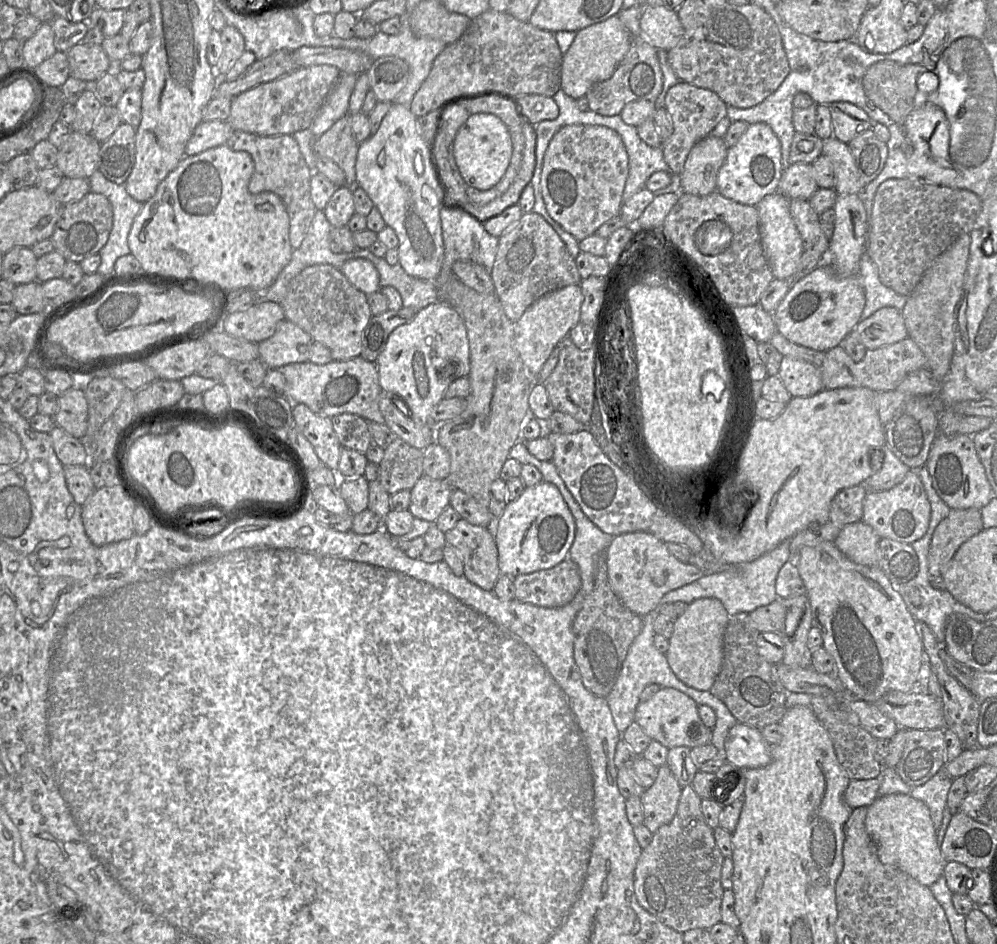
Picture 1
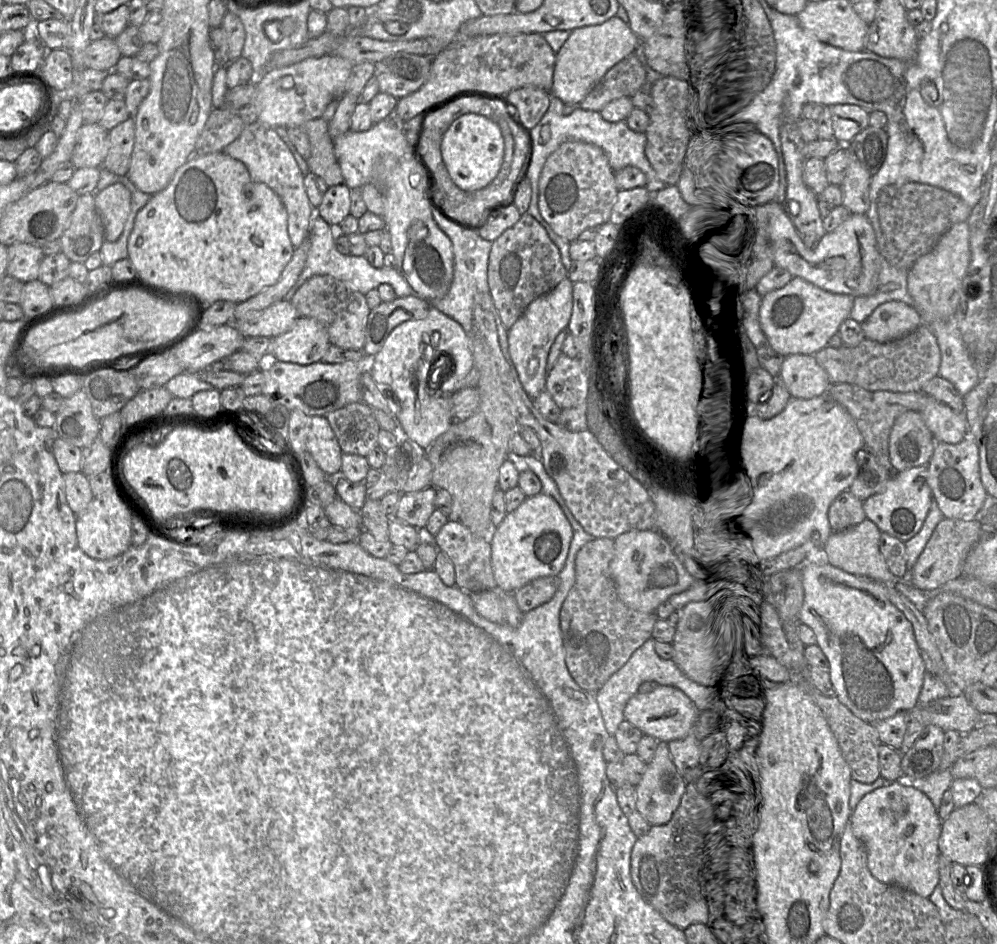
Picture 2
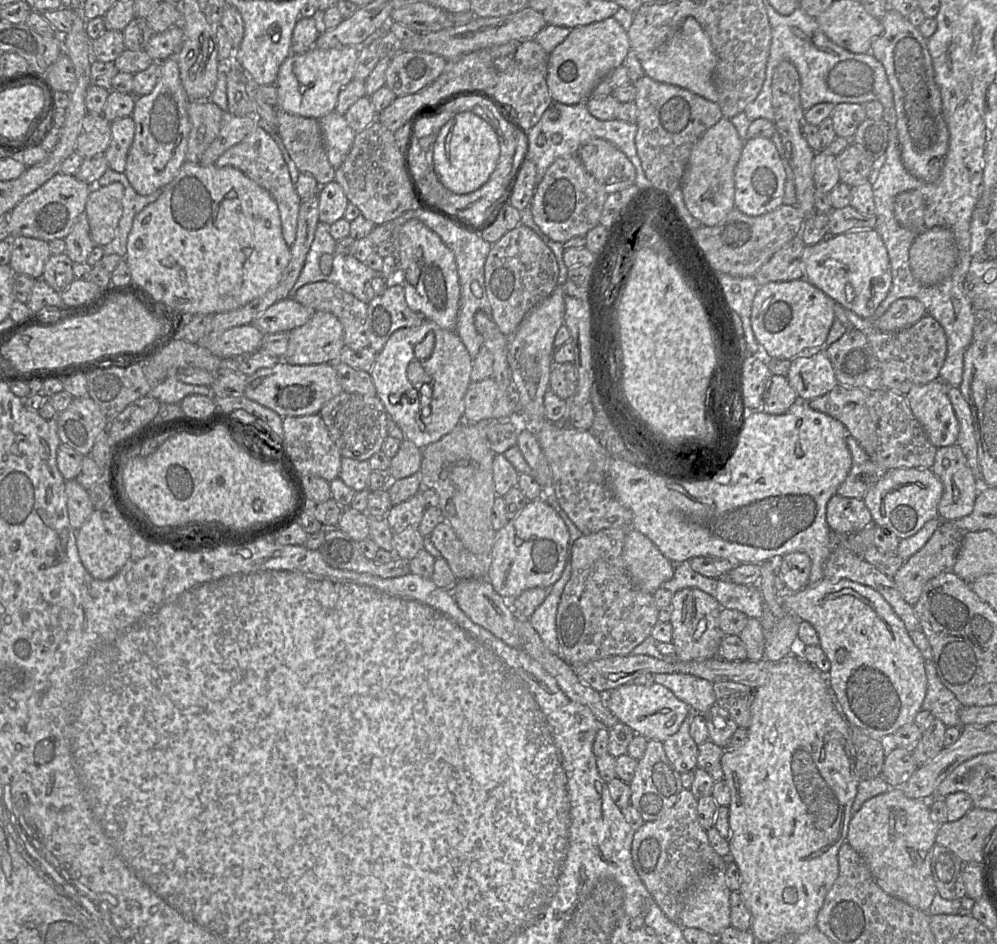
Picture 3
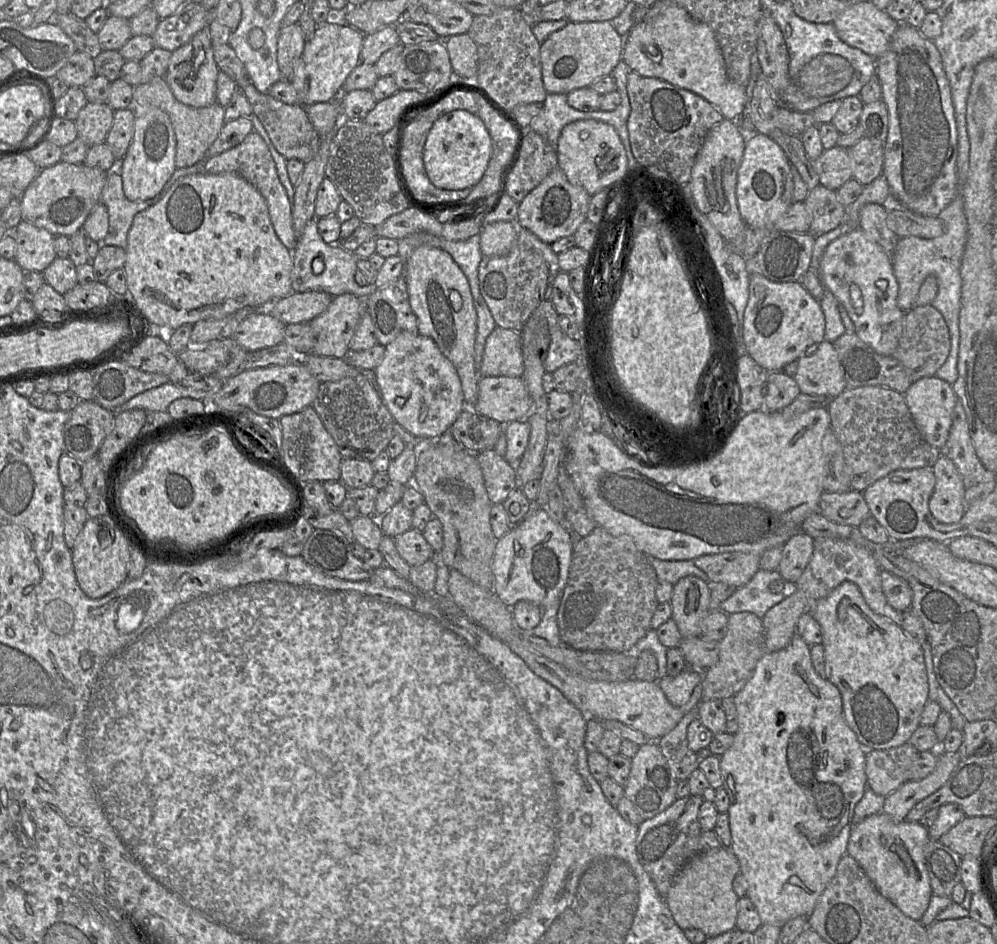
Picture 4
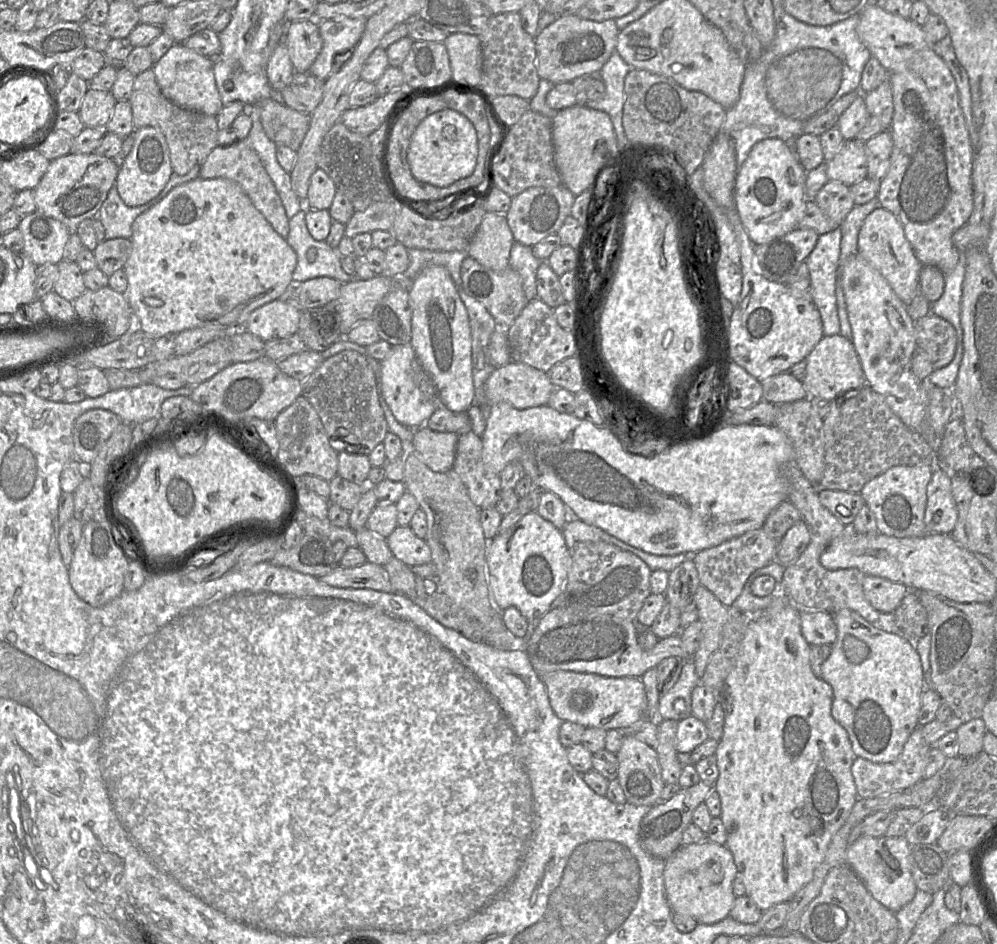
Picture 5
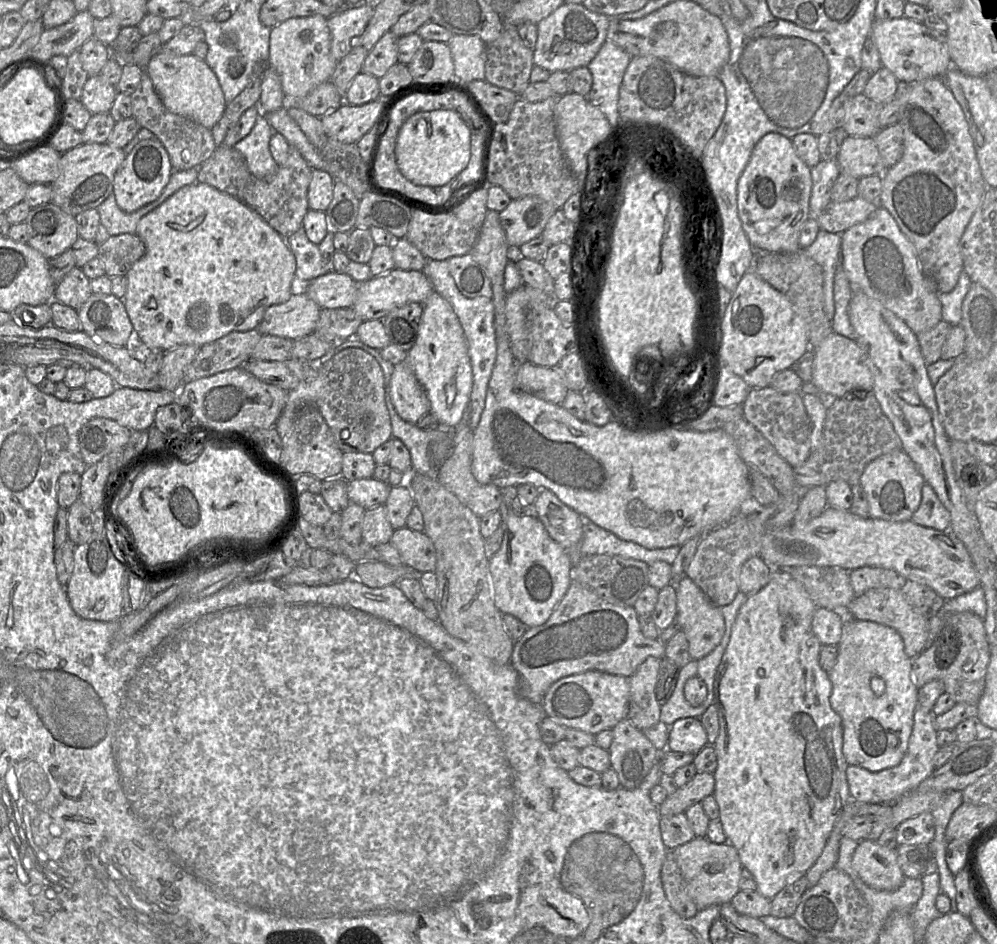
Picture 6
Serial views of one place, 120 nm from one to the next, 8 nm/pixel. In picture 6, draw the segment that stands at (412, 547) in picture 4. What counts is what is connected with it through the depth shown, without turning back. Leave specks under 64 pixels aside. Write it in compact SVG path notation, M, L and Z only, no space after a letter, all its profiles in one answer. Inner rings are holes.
M402 527L394 530L390 543L398 550L402 564L419 573L434 572L436 550L430 538L423 532Z

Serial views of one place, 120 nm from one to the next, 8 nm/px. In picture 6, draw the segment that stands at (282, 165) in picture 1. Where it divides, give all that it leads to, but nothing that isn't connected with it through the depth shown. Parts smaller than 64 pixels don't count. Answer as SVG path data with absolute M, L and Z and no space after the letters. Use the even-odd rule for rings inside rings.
M222 144L198 167L197 181L242 201L242 190L250 181L250 177L244 156L234 147Z

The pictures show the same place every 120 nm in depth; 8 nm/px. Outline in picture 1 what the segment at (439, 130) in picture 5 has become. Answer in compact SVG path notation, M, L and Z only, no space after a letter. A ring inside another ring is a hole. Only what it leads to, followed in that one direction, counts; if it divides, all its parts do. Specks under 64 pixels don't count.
M492 113L471 115L458 130L453 154L464 181L479 190L488 190L504 176L512 157L513 144L506 124Z

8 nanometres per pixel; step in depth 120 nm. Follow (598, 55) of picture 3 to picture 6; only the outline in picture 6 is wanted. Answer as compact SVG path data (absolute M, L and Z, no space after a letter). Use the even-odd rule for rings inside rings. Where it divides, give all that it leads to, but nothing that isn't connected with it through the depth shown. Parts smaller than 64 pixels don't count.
M563 3L537 24L537 42L534 48L534 65L550 73L571 71L587 67L607 39L610 17L592 12L583 4Z

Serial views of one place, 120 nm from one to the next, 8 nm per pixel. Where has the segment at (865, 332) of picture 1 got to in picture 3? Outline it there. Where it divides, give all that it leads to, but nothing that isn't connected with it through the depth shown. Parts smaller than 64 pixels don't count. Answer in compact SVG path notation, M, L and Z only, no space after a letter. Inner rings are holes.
M900 298L882 316L873 320L873 328L882 332L902 330L915 324L926 314L926 308L919 300Z

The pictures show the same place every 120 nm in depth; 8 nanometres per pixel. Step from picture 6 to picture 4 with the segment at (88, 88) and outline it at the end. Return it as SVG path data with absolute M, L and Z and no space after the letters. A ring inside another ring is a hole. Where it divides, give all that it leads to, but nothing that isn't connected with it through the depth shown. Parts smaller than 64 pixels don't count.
M87 102L75 120L78 137L89 146L105 143L113 117L114 110L108 103Z

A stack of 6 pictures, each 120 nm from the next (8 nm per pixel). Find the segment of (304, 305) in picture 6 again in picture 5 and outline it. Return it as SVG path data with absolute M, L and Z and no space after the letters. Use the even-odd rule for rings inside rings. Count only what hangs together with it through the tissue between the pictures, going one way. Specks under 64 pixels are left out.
M287 299L275 300L254 310L245 322L244 328L240 330L247 330L265 342L287 338L297 333L302 312Z

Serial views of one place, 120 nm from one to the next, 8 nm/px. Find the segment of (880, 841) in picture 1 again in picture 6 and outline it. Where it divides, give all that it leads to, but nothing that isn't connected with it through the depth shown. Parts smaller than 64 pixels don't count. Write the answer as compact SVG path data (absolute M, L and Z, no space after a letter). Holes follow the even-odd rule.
M876 840L858 842L852 867L860 879L875 890L896 890L905 879L898 864L896 849L881 846Z

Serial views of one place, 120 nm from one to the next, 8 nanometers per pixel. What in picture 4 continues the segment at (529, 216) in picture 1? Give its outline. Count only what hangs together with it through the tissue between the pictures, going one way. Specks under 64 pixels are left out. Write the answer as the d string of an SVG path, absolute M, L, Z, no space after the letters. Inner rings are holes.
M518 243L508 254L483 256L478 267L480 292L496 326L521 331L534 310L545 299L549 287L549 265L539 250Z

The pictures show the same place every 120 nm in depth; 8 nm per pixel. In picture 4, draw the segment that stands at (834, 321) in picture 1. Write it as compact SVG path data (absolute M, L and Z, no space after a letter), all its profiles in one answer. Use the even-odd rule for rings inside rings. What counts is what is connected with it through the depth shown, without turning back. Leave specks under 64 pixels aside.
M759 273L750 274L743 339L748 354L768 370L769 375L798 360L812 344L824 341L825 327L820 302L799 281L773 282Z

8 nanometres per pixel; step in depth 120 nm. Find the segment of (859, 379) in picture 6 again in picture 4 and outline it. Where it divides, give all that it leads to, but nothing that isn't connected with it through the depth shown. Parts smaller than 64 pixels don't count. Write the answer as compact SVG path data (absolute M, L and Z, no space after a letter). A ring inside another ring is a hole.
M833 342L812 344L798 359L794 377L801 393L835 398L847 388L844 371Z

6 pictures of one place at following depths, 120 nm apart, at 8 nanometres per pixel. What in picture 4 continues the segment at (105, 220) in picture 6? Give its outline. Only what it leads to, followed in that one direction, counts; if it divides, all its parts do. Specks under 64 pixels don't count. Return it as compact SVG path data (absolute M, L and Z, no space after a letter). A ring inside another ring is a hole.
M117 167L107 173L107 179L102 189L100 202L103 203L109 214L108 233L102 245L127 247L128 233L134 216L159 201L171 188L164 186L154 198L133 202L126 198L123 192L123 182Z

